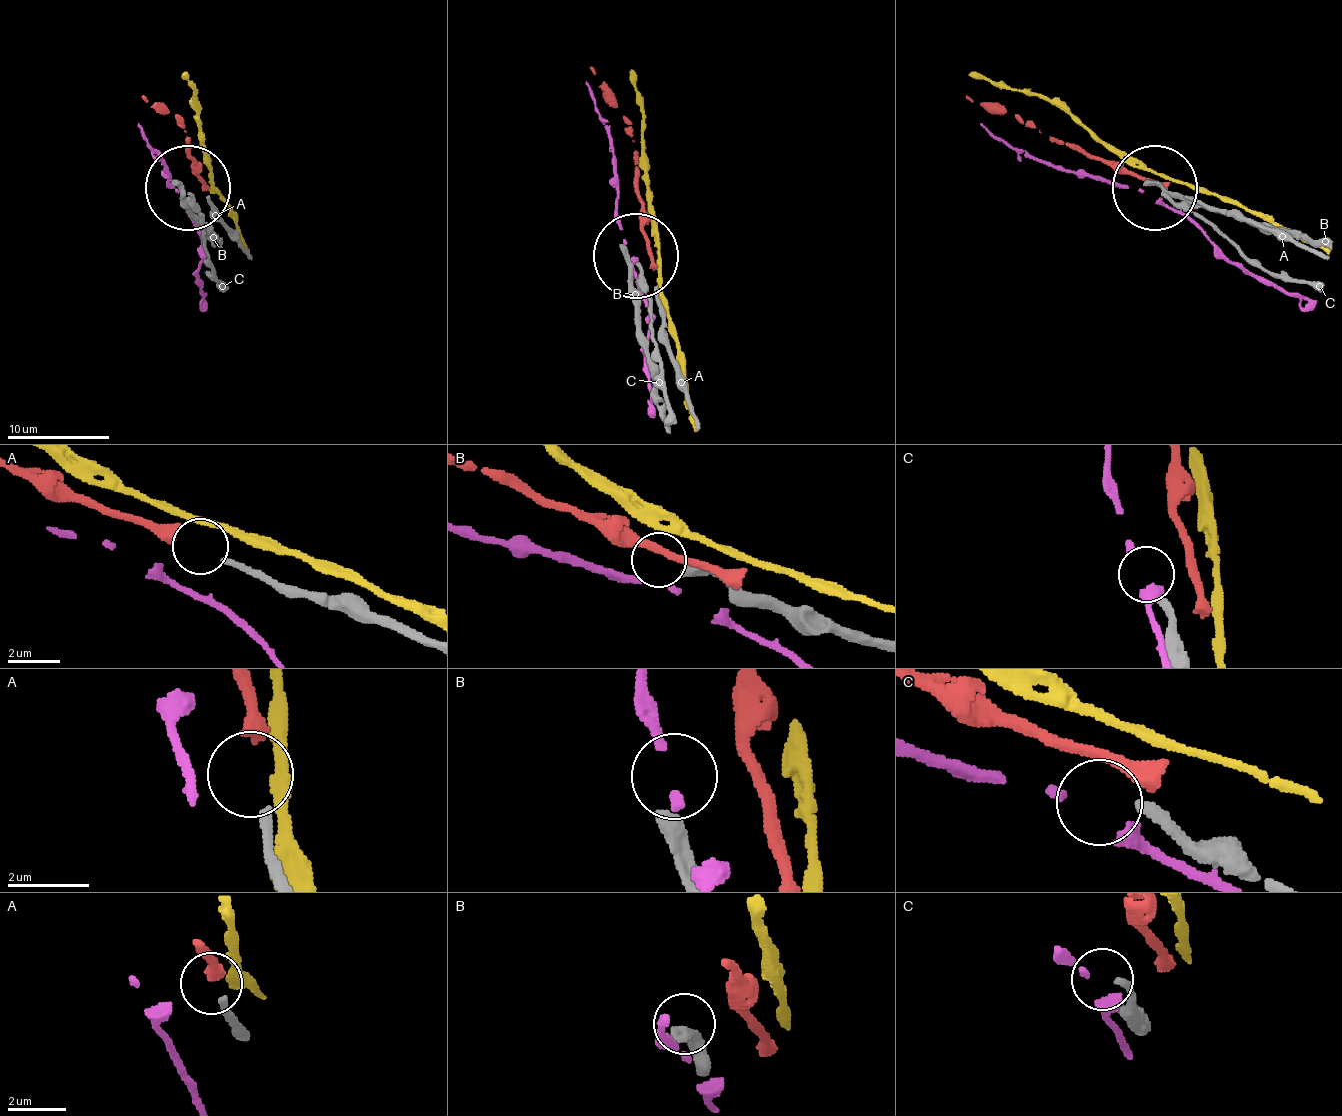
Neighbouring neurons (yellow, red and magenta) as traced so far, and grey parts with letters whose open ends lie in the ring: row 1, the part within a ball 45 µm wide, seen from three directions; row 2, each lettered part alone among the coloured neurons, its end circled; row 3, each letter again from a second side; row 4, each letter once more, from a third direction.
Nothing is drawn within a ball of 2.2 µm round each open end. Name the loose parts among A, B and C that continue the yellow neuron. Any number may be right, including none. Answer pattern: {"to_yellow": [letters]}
{"to_yellow": []}

